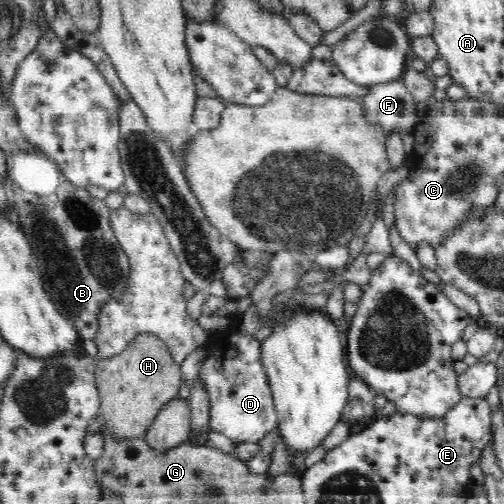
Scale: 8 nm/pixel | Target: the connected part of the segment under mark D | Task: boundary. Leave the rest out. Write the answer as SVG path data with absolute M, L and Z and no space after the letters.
M240 317L229 319L232 324L223 332L208 337L204 346L209 349L209 355L203 360L199 370L199 379L209 394L209 427L233 442L257 443L268 432L278 428L280 419L268 386L266 369L262 365L262 342L238 331Z

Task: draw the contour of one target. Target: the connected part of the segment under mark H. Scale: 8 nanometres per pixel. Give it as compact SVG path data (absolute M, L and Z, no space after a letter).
M140 333L120 354L101 359L95 367L95 383L100 393L99 414L104 419L103 428L116 439L144 437L162 406L178 396L182 384L180 365L174 361L166 343L152 333Z

